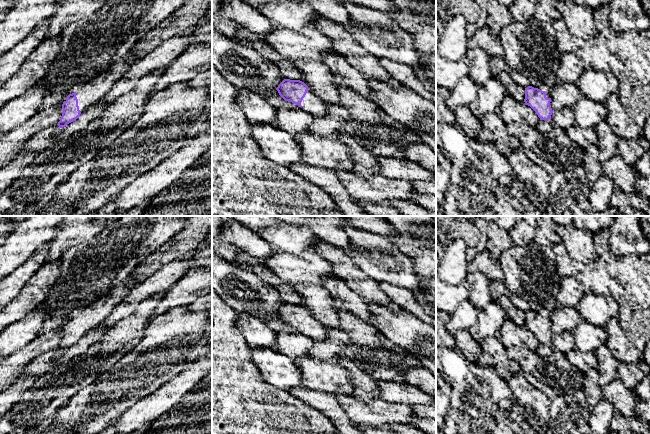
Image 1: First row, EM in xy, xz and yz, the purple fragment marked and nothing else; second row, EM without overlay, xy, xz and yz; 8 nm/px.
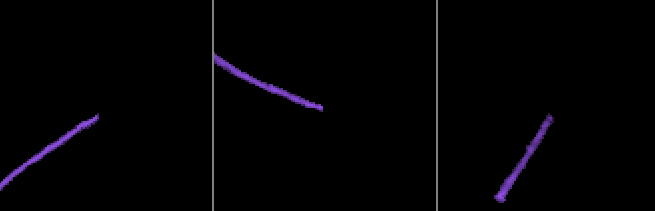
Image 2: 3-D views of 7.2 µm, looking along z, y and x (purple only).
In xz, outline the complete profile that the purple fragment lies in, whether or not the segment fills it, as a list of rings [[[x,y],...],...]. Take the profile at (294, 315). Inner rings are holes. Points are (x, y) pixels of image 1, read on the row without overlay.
[[[284,303],[276,314],[285,325],[298,329],[315,341],[326,341],[327,326],[315,320],[304,306]]]

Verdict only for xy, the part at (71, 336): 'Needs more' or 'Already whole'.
Needs more

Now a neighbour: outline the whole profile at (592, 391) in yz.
[[[589,368],[584,375],[583,381],[579,384],[585,397],[586,404],[593,408],[601,399],[601,386],[599,383],[599,373],[595,368]]]

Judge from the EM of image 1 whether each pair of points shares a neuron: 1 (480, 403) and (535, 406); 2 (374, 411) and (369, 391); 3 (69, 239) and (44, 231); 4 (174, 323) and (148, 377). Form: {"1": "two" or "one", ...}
{"1": "two", "2": "two", "3": "two", "4": "one"}

